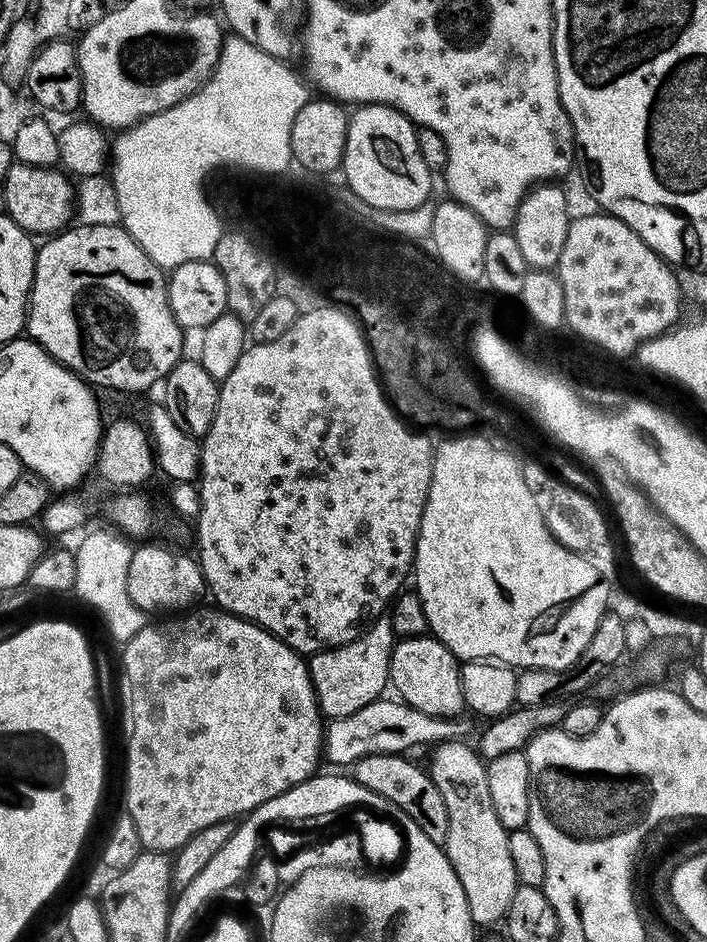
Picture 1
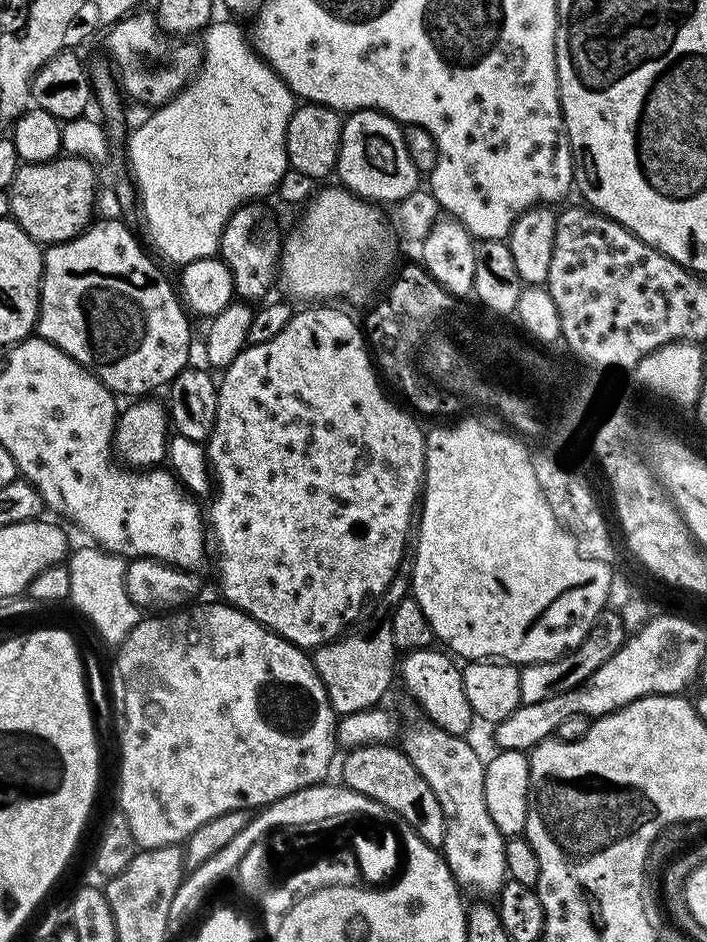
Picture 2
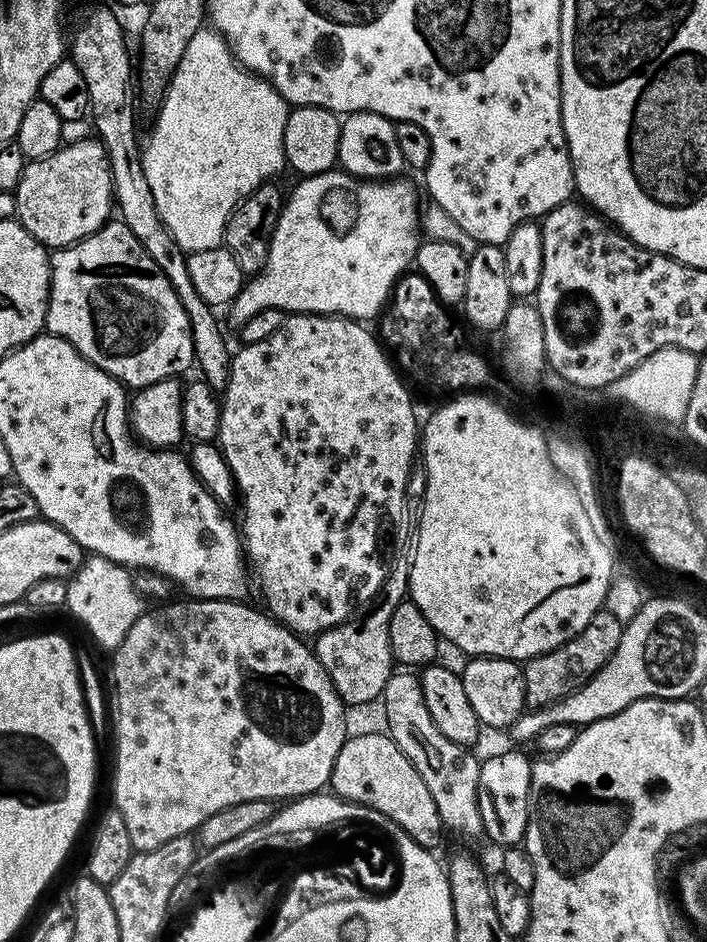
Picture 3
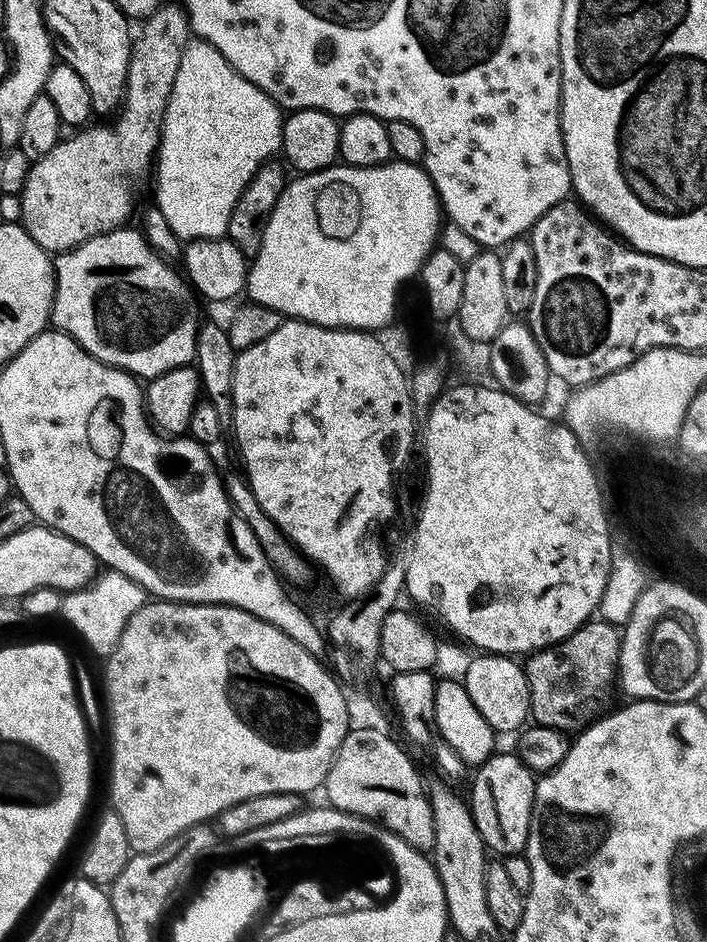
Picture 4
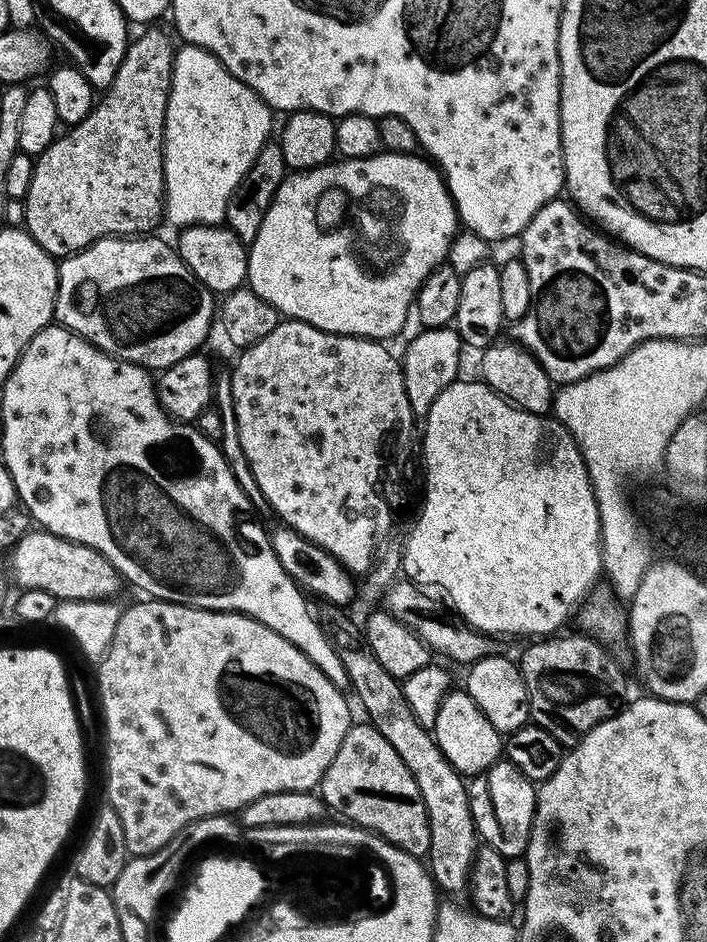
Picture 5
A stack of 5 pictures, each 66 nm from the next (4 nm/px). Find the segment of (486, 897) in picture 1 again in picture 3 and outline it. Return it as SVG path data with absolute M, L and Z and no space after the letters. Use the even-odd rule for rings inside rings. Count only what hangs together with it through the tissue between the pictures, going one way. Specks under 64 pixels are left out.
M408 670L395 671L383 688L381 701L388 726L387 735L402 750L402 754L410 759L411 765L426 782L445 829L466 838L479 837L484 831L477 804L479 757L475 757L469 747L451 742L433 724L425 699L422 698L420 679L415 673Z

